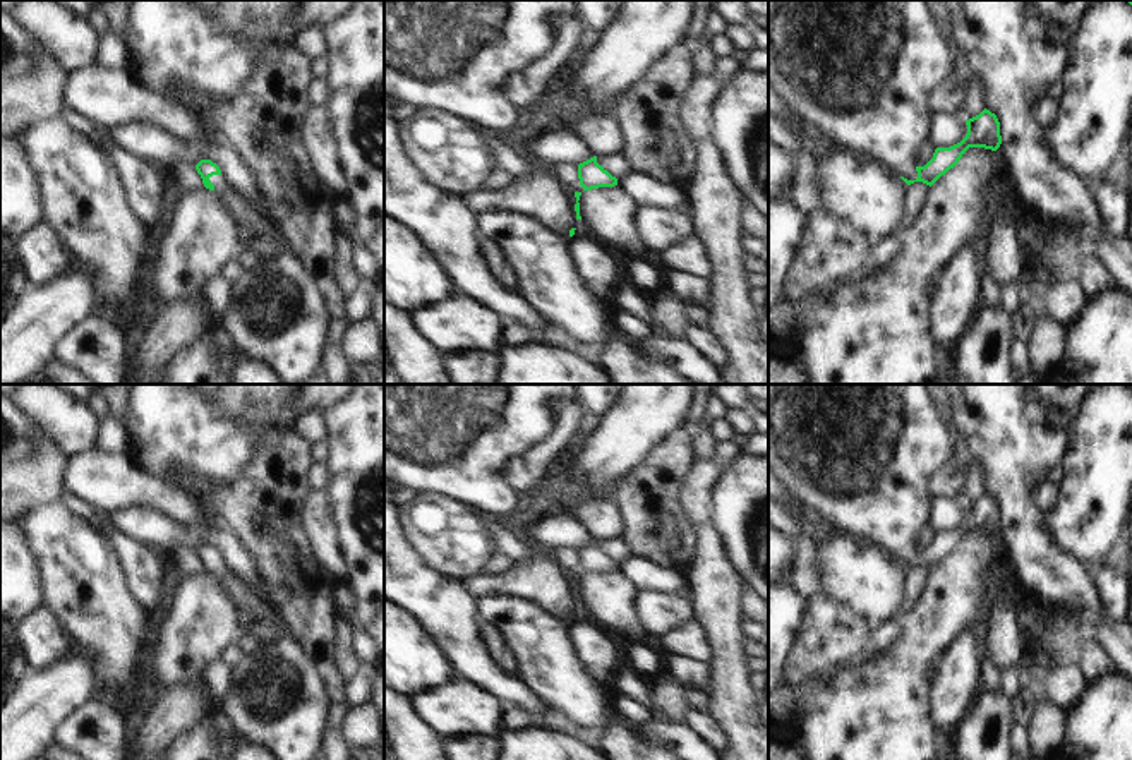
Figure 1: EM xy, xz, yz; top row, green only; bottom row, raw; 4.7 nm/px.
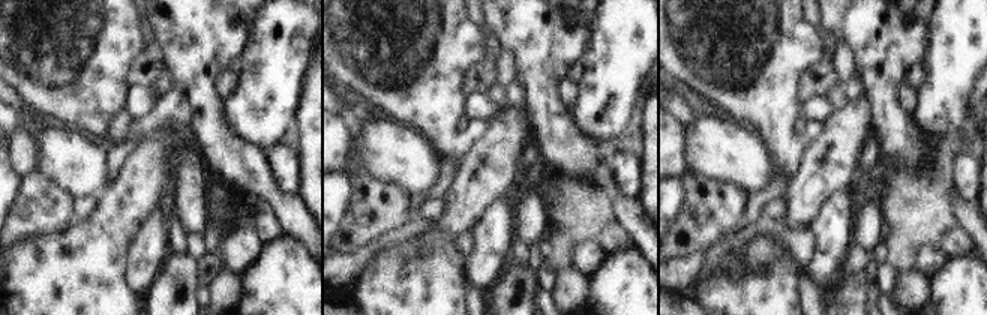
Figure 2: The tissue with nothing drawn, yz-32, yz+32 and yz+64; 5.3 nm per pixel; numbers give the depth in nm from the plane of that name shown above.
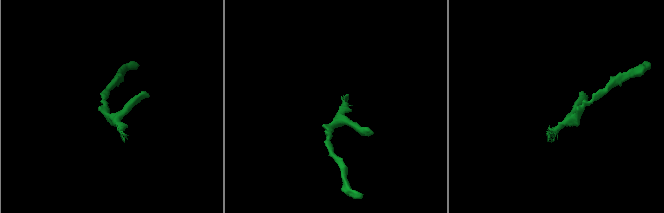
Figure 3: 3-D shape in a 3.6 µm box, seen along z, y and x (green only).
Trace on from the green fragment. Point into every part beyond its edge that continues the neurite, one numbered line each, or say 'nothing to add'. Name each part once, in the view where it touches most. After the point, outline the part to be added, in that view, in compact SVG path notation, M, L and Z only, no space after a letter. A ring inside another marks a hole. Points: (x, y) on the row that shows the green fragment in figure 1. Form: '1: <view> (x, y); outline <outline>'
1: yz (861, 71); outline M768 0L768 84L804 125L828 136L837 149L887 165L916 180L916 148L930 139L928 108L936 82L952 69L935 12L926 0Z

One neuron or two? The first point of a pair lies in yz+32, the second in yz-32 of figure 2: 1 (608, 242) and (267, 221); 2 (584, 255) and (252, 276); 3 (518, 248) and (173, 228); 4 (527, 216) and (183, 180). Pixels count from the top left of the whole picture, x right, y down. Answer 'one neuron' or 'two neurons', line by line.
1: one neuron
2: two neurons
3: one neuron
4: one neuron

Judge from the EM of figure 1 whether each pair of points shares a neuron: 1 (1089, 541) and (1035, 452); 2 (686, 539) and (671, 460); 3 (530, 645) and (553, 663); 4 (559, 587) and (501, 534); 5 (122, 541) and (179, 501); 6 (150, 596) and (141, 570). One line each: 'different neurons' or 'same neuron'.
1: different neurons
2: same neuron
3: same neuron
4: different neurons
5: different neurons
6: same neuron

